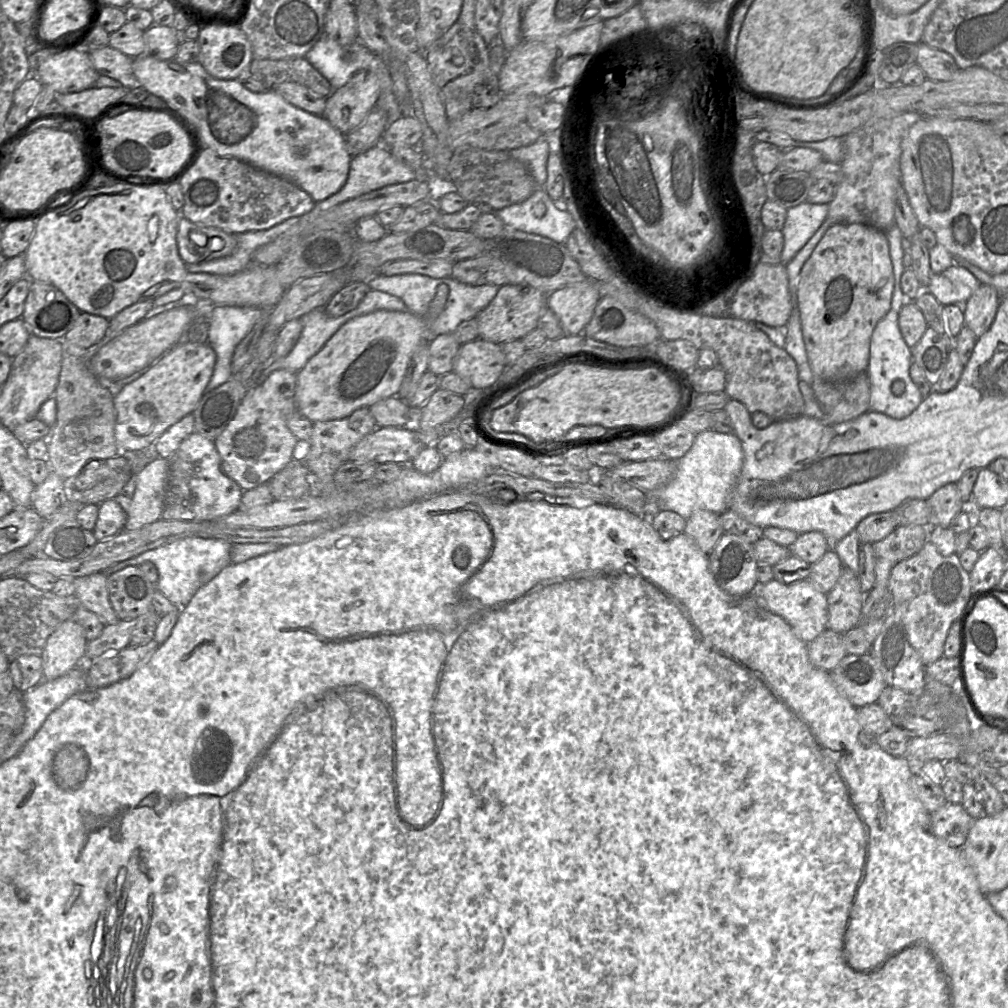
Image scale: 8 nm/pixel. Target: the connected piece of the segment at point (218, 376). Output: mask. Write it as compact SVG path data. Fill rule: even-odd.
M215 305L209 318L208 344L216 354L212 377L205 388L211 391L234 377L231 362L236 346L260 319L261 308Z

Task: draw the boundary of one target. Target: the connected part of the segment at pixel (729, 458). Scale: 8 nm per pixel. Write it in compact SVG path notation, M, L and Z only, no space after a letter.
M712 429L696 434L689 451L675 461L674 477L657 490L660 511L674 511L688 519L698 510L707 510L718 515L729 510L743 459L742 445L735 434L718 433Z

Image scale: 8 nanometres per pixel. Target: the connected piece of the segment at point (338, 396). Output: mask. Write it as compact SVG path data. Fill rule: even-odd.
M440 285L425 316L408 310L377 310L342 325L296 373L296 409L311 422L343 419L355 410L397 396L416 349L428 342L429 325L444 310L448 287Z

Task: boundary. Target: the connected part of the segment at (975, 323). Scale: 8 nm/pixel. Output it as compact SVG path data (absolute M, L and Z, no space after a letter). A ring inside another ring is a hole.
M981 284L966 302L964 323L979 338L991 326L996 316L1001 296L991 285Z

